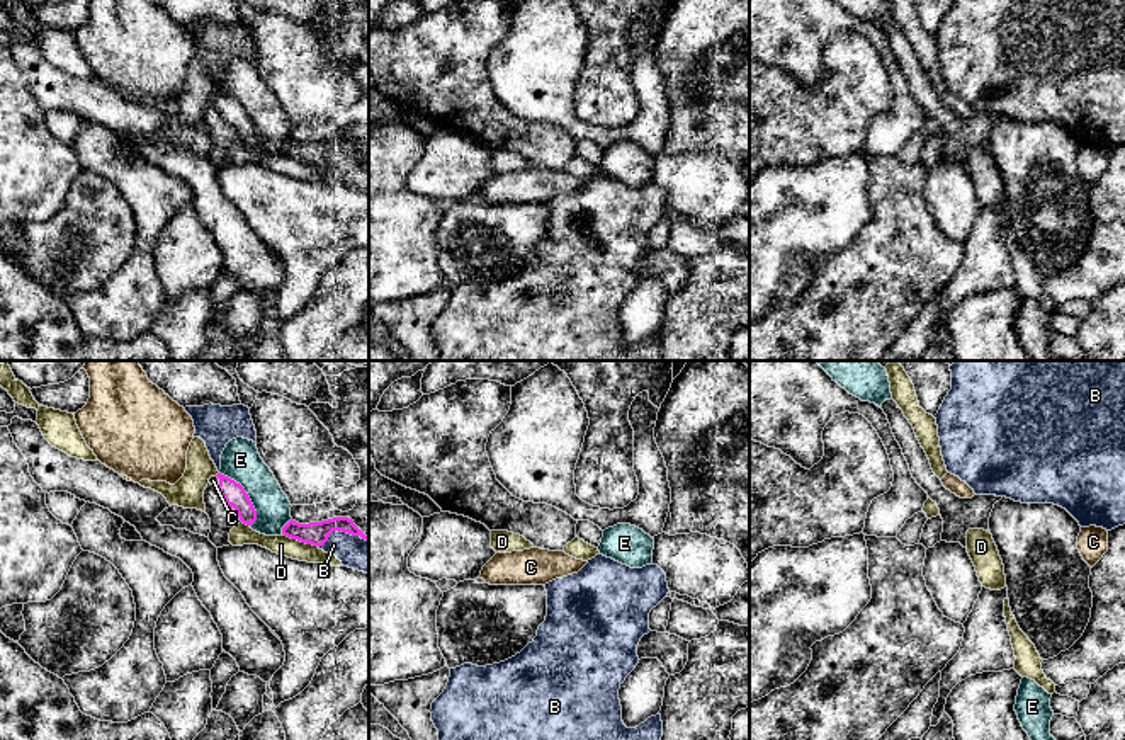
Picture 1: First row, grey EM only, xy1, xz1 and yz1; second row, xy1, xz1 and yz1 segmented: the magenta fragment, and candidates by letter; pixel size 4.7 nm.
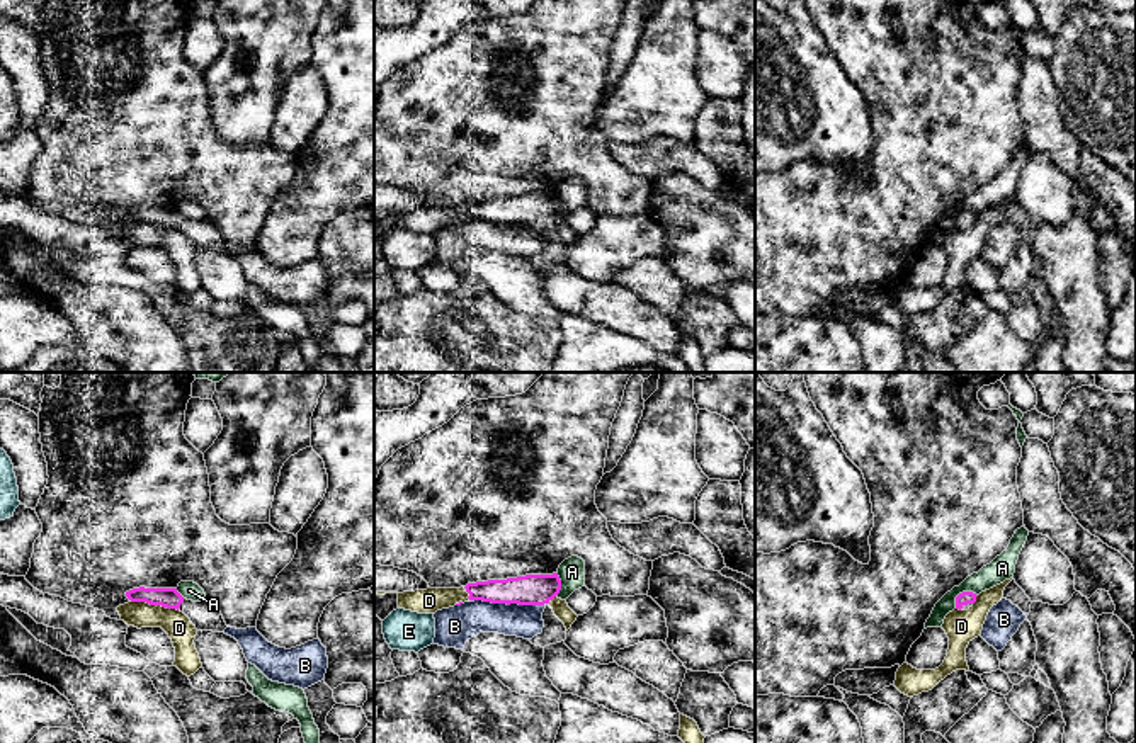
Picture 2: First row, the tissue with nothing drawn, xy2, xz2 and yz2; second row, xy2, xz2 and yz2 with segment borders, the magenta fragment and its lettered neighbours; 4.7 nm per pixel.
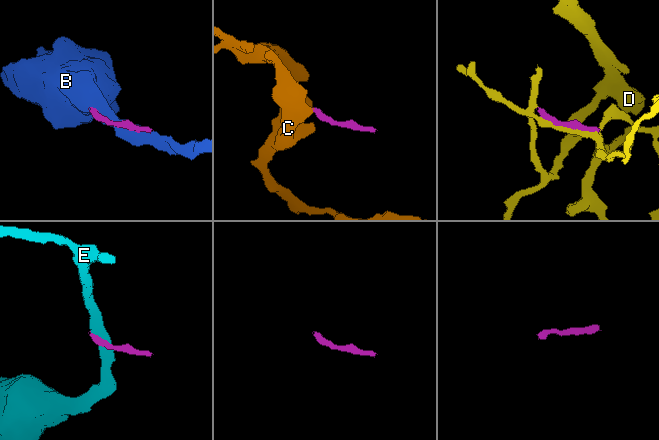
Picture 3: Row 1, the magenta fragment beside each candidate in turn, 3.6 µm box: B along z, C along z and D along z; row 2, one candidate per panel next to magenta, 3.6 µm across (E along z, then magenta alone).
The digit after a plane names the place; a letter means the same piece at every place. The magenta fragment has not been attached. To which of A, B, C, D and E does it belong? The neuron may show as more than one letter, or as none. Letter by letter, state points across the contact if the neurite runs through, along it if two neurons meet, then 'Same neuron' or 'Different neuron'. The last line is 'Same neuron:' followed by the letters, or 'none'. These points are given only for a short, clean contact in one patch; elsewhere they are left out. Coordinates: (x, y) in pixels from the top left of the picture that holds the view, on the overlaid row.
A: Boundary: yz2 (976, 594), (961, 592), (956, 597), (954, 607). Different neuron
B: Different neuron
C: Path across: xy1 (233, 494), (220, 482), (213, 480). Same neuron
D: Different neuron
E: Boundary: xy1 (220, 472), (247, 494), (255, 511), (250, 526). Different neuron
Same neuron: C

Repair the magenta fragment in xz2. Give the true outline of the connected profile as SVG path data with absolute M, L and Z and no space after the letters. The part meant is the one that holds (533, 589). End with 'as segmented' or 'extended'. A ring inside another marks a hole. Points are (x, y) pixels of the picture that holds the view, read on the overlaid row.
M558 573L525 575L507 580L468 583L464 588L469 593L469 600L483 600L507 605L544 605L559 593L561 580Z; as segmented

